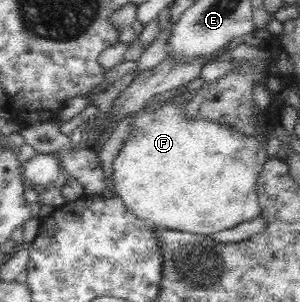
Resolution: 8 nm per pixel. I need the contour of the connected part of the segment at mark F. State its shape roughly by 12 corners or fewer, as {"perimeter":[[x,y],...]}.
{"perimeter":[[134,114],[113,192],[153,228],[211,235],[261,213],[267,145]]}

